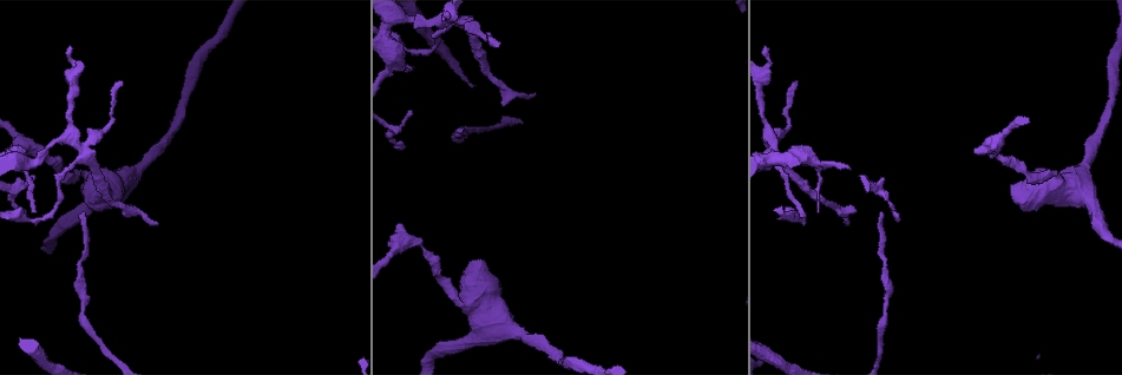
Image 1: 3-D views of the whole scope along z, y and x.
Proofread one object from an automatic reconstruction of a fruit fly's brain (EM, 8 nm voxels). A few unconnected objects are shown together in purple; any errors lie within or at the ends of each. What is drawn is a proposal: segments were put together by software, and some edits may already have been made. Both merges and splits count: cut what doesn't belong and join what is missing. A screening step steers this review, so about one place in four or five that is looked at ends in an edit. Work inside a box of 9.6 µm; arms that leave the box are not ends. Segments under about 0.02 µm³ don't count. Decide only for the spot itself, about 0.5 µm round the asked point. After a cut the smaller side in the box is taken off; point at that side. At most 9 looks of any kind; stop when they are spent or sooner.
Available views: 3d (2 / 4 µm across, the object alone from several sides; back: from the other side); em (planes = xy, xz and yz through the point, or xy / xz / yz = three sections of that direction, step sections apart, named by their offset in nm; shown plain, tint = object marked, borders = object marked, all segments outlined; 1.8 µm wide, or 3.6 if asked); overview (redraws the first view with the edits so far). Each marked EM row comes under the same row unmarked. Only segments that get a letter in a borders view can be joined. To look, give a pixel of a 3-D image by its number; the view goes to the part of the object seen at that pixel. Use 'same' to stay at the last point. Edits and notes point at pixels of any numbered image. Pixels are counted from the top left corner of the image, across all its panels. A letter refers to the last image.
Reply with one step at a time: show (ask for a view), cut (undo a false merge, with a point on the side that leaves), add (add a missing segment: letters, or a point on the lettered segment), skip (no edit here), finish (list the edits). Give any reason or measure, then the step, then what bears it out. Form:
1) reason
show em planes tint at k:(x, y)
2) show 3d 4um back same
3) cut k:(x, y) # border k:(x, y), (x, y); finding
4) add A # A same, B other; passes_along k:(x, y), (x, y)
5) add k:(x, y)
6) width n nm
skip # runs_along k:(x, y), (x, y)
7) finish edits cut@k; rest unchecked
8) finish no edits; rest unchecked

long arm stops here
show em planes borders at 1:(534, 92)

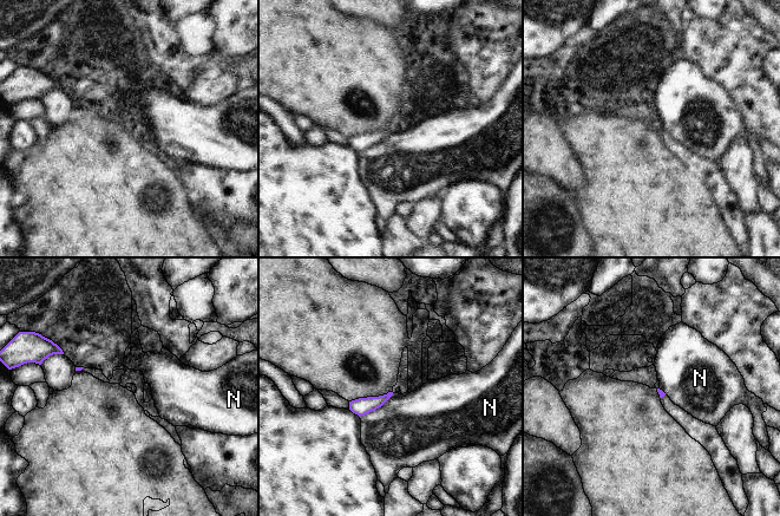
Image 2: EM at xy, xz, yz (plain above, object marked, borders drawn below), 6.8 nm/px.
skip # N other; border 2:(393, 393), (380, 406), (360, 417); no lettered segment goes on from it

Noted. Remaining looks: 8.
show 3d 4um at 1:(457, 21)

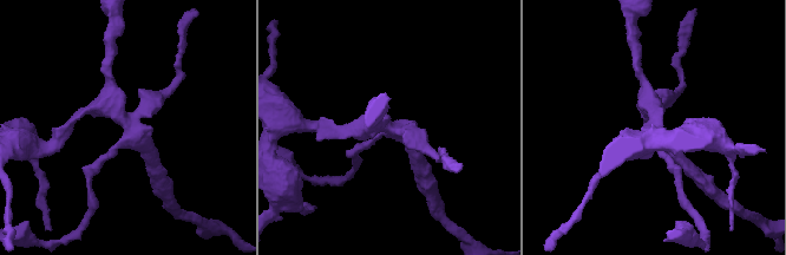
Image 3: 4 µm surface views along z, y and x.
now the EM
show em xy step 16 tint at 3:(390, 126)

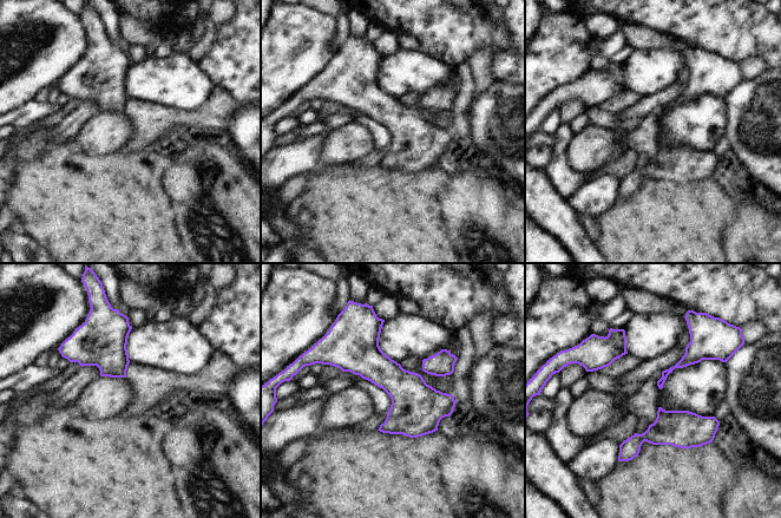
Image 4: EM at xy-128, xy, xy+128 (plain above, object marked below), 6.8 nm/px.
show em planes borders same

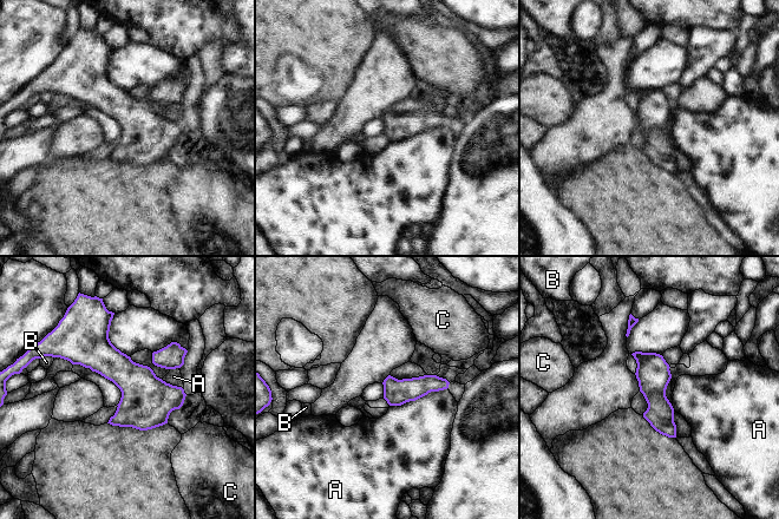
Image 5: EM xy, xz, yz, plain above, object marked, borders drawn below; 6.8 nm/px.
width 180 nm; longest_contact A 420 nm
skip # A other, B other, C other; all the same neuron

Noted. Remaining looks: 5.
sharp bend
show 3d 4um at 1:(487, 330)

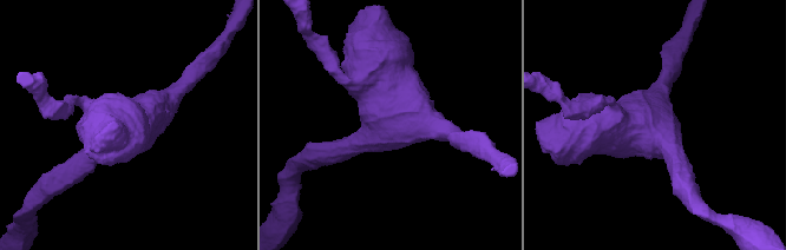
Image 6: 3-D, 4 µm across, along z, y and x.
shape alone is not enough
show em 3.6um planes tint at 6:(387, 123)

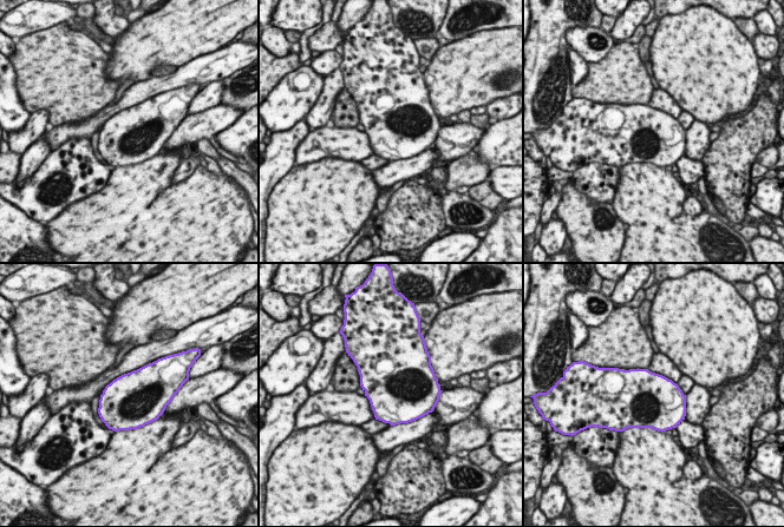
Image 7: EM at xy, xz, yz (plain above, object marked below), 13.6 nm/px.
what lies round it
show em 3.6um planes borders same

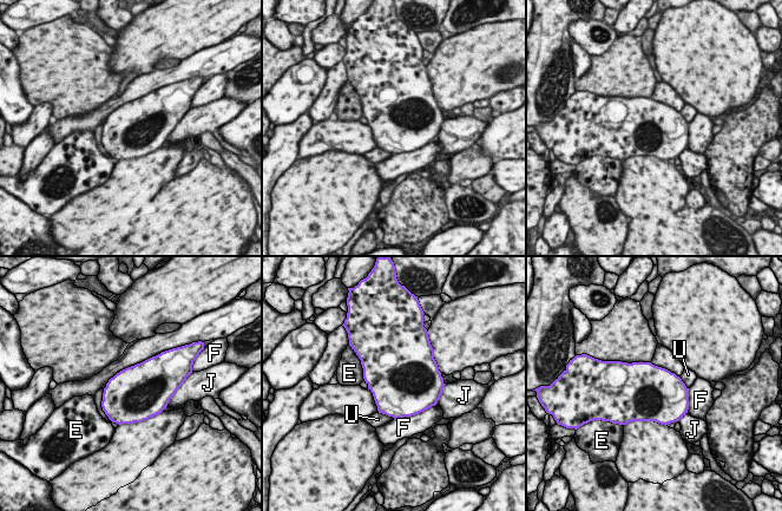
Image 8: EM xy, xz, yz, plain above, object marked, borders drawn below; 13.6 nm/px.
width 750 nm
skip # E other, F other, J other, U other; border 8:(378, 412), (394, 418); continuous, no second neuron

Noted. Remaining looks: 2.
narrows sharply
show 3d 4um at 1:(996, 157)

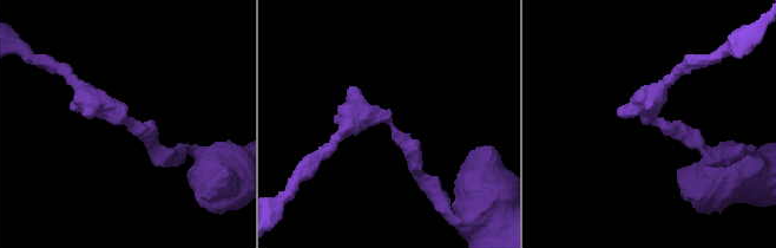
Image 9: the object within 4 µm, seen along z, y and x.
arm_widths 220, 400 nm
show em planes borders at 9:(389, 124)

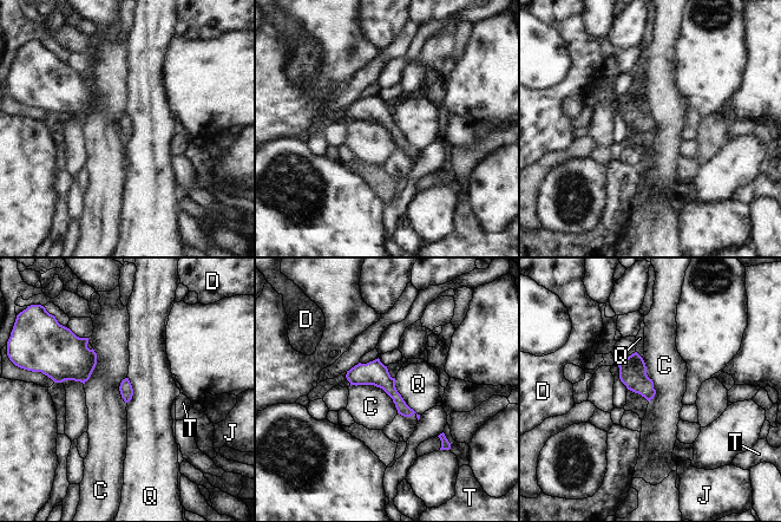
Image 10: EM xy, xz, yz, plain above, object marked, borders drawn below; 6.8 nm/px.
skip # C other, D other, J other, Q other, T other; border 10:(350, 385), (379, 386), (398, 412); one neuron here

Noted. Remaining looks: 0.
finish no edits; rest unchecked

